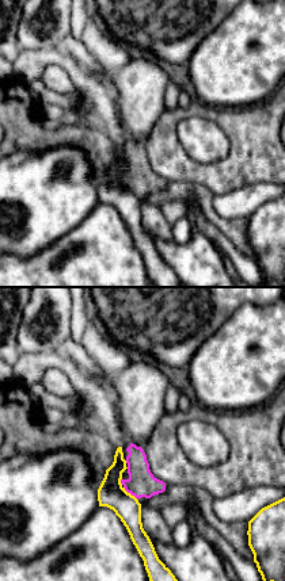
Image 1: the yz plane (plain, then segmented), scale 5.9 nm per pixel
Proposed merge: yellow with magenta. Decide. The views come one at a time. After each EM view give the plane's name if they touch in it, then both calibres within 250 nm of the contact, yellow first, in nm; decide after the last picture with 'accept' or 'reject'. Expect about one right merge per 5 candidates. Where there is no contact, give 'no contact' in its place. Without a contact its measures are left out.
contact in yz; calibres 160 and 160 nm

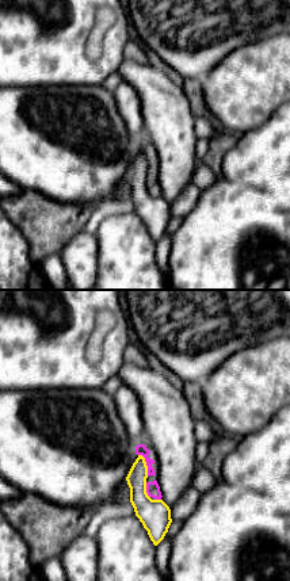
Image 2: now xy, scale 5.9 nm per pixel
contact in xy; calibres 130 and 60 nm

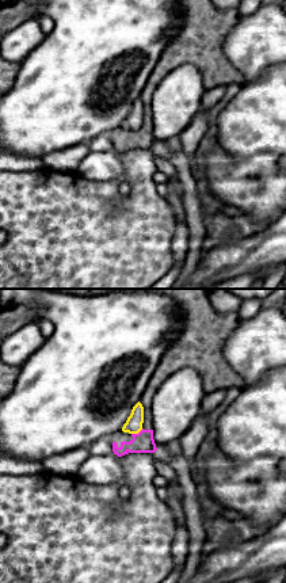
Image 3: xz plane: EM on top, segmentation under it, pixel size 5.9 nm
contact in xz; calibres 100 and 130 nm

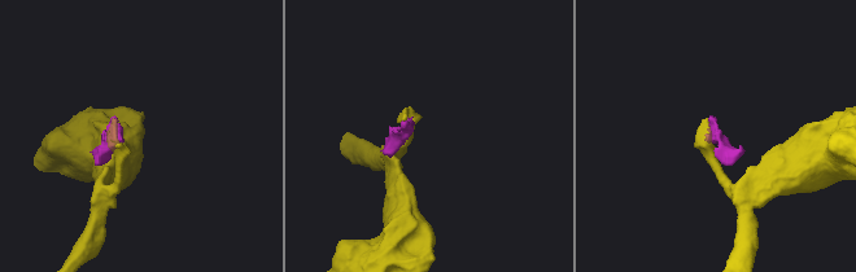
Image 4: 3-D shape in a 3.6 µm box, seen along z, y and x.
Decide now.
reject

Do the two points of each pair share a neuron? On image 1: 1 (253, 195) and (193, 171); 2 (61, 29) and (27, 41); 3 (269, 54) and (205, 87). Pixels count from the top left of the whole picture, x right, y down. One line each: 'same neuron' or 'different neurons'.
1: different neurons
2: same neuron
3: same neuron

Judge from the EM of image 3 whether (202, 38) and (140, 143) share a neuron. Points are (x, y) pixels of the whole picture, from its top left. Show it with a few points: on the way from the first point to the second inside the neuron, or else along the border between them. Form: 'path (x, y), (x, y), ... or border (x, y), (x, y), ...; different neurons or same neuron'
path (174, 57), (157, 73), (147, 92), (147, 114); same neuron

